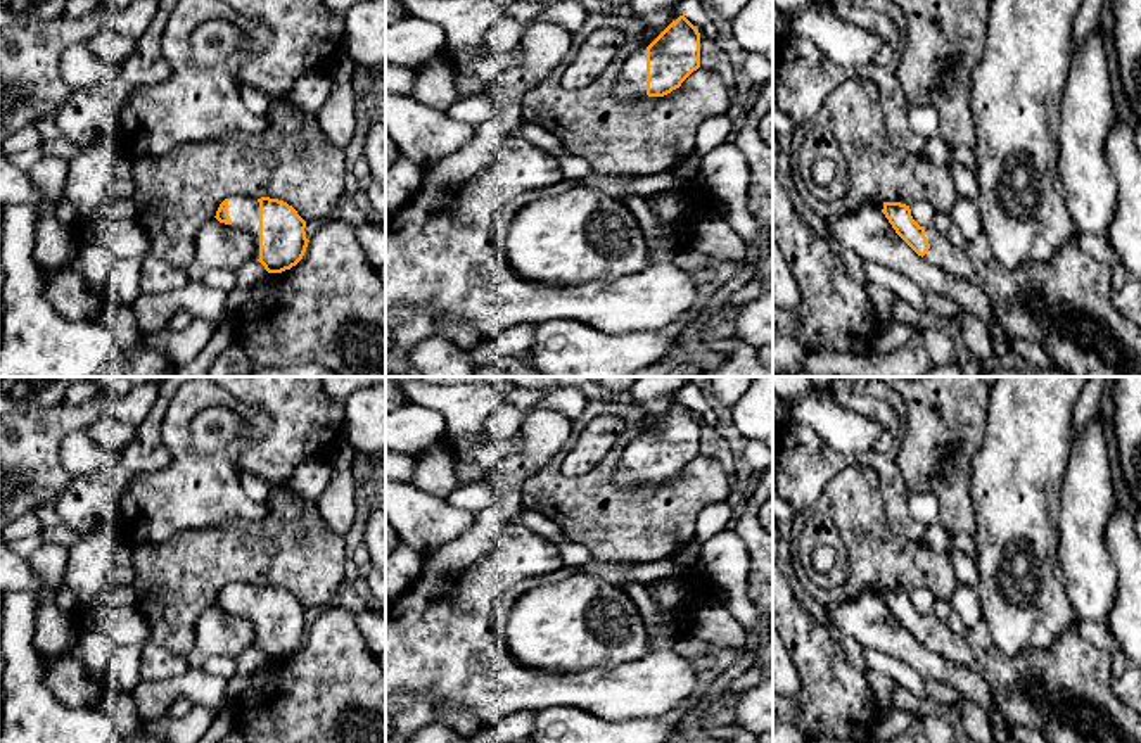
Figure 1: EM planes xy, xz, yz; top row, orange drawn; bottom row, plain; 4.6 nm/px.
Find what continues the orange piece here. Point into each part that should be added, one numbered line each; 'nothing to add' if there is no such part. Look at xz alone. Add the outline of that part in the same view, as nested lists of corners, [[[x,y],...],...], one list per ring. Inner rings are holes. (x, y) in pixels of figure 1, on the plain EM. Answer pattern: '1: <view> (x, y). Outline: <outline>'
1: xz (631, 470). Outline: [[[647,434],[633,437],[617,463],[617,484],[636,487],[647,482]]]

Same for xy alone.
1: xy (244, 598). Outline: [[[228,584],[232,615],[244,619],[254,629],[254,645],[259,646],[259,589],[254,584]]]

